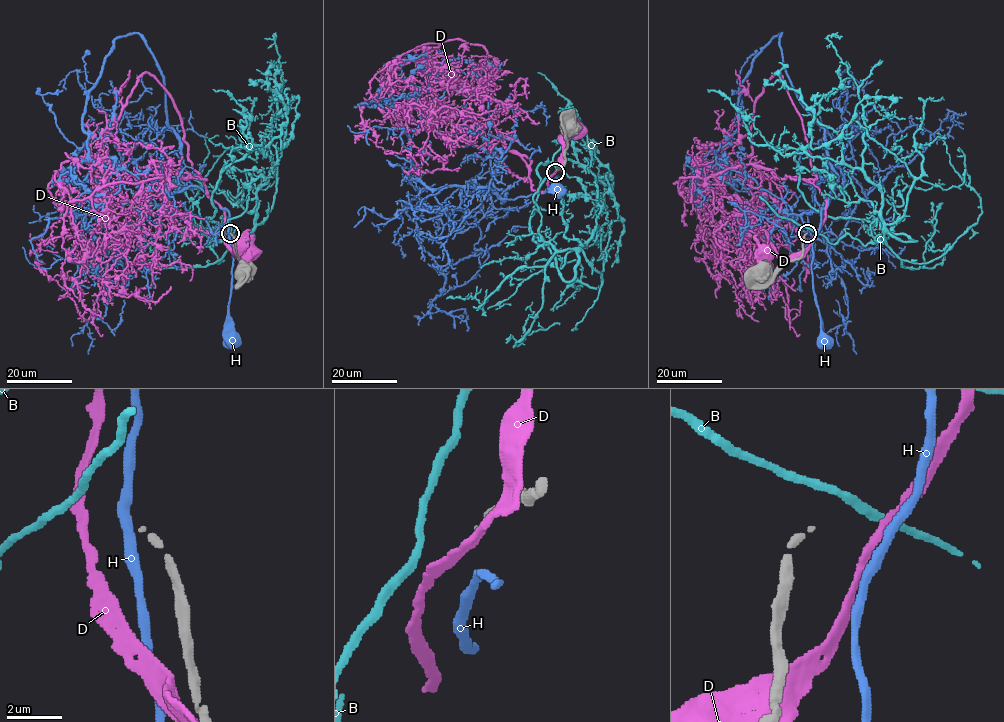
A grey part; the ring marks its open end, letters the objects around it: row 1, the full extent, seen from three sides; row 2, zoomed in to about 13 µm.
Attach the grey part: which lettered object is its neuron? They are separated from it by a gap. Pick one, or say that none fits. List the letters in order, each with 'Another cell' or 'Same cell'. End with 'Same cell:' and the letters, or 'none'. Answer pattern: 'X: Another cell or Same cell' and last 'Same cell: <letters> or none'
B: Another cell
D: Another cell
H: Another cell
Same cell: none

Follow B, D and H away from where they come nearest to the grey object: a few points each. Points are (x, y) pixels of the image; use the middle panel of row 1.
B: (549, 173), (533, 200), (558, 250), (591, 237), (589, 169), (605, 176), (623, 224), (611, 267)
D: (549, 178), (558, 167), (564, 142), (576, 133), (575, 128)
H: (554, 179), (558, 178), (554, 183), (563, 191), (559, 189)

